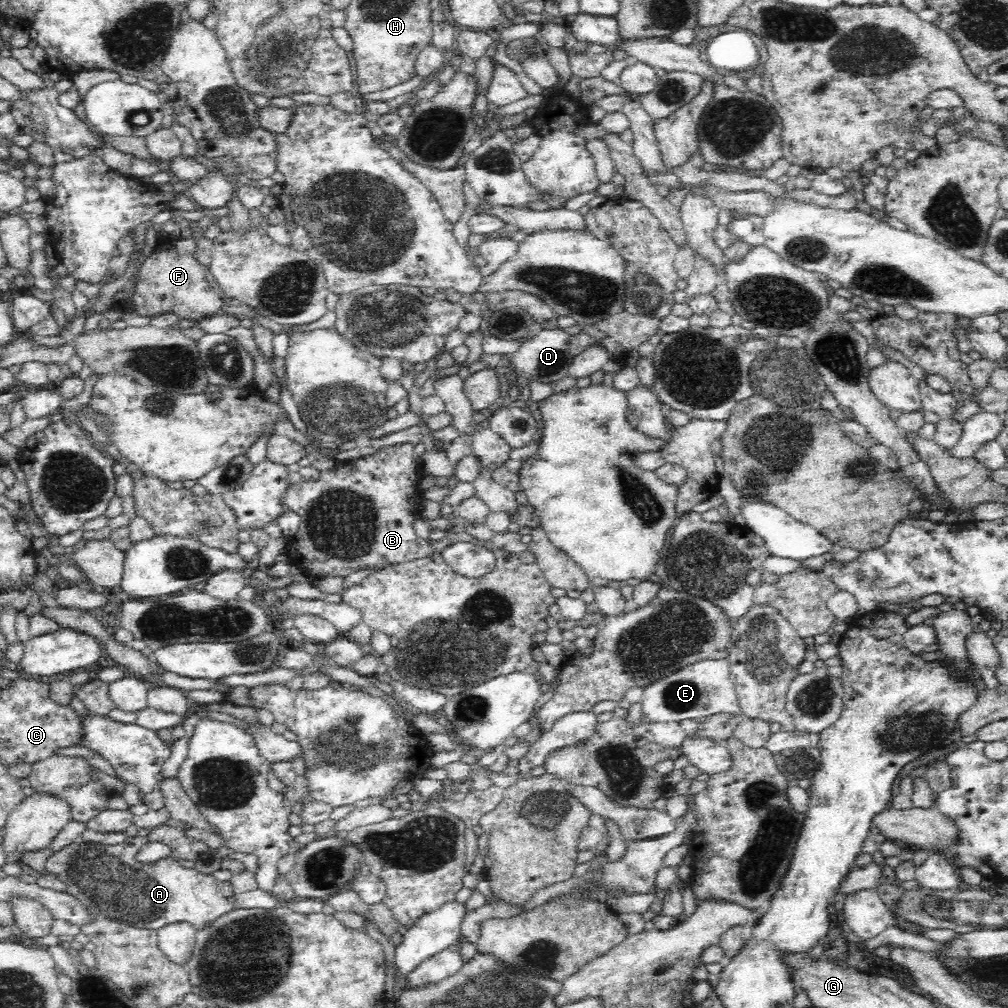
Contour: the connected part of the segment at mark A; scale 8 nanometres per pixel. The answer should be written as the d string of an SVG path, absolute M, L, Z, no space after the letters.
M136 835L117 846L92 846L84 845L82 838L78 837L74 843L49 856L45 870L64 881L68 893L75 896L91 913L103 914L108 919L138 928L157 931L163 926L188 923L200 932L206 926L214 925L214 922L222 916L235 910L235 894L230 881L219 881L213 873L204 874L195 868L184 868L173 858L164 858L152 866L143 866L136 862L136 854L147 842L147 836Z

